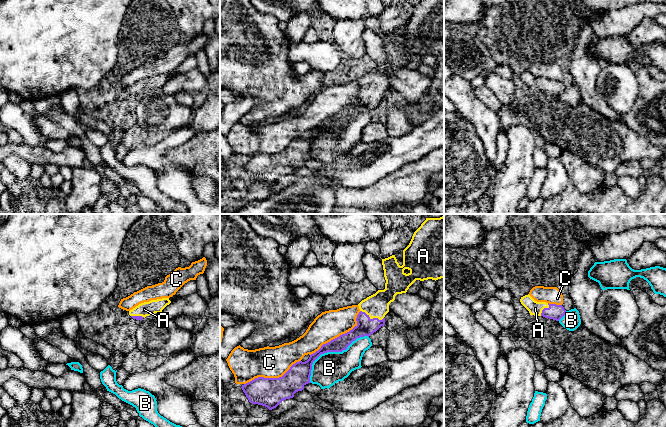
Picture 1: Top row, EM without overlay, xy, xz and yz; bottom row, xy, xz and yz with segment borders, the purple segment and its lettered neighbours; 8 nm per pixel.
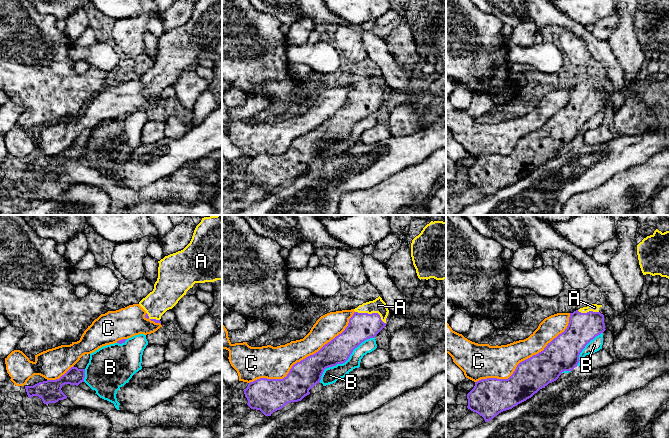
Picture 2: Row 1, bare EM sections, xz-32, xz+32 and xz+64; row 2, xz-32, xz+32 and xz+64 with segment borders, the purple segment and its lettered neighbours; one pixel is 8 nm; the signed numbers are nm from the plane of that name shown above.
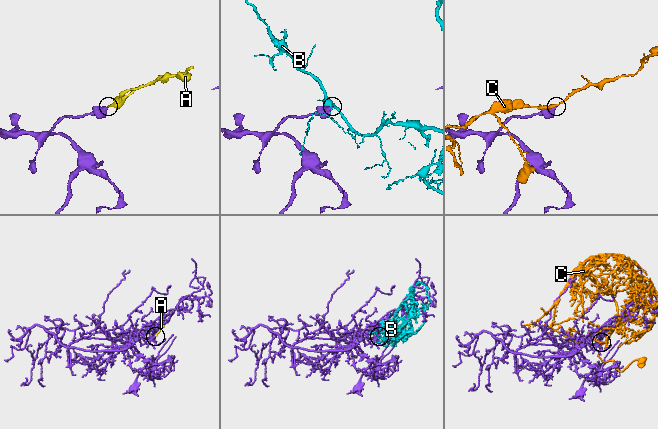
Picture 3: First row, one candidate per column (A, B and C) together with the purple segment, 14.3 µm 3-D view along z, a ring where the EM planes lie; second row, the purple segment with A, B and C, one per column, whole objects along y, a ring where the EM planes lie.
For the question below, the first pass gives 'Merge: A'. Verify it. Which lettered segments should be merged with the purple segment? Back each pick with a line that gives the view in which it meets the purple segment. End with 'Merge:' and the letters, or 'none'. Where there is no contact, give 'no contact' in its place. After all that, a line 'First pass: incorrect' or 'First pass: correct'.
A: meets purple in xz
Merge: A
First pass: correct

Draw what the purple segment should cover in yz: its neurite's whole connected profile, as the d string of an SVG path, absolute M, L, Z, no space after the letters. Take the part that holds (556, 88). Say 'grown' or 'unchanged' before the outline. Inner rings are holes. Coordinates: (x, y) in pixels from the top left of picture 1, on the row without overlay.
grown | M529 70L521 73L521 80L529 87L530 91L543 92L559 97L566 89L562 81L537 78Z

